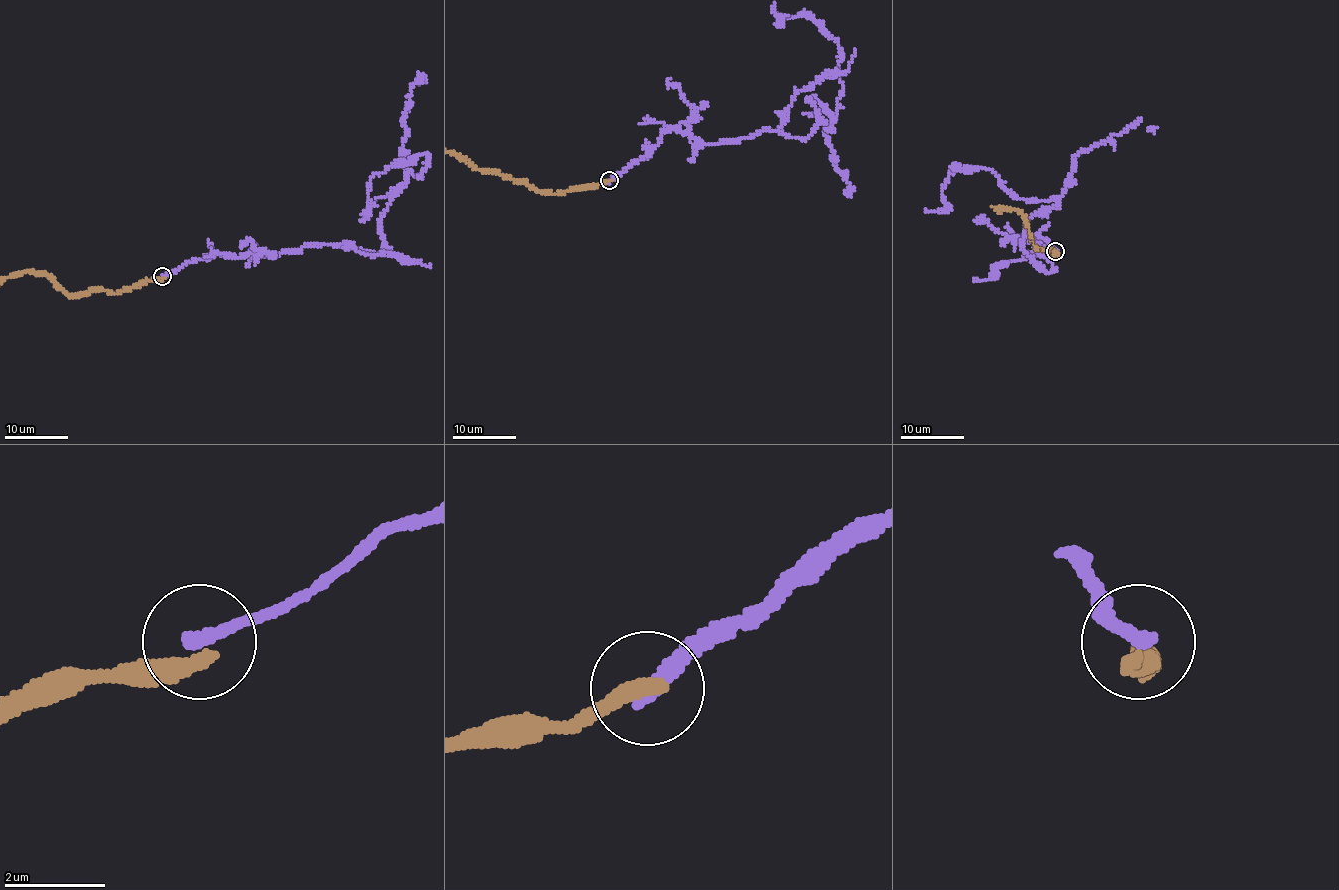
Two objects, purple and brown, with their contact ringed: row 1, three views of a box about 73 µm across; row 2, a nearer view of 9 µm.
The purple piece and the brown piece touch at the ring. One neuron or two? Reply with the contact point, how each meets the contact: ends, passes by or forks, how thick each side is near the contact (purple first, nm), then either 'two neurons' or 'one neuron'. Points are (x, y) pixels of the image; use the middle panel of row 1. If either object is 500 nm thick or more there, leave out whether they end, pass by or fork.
place (609, 180); purple ends; brown ends; calibres 320 and 300 nm; two neurons

